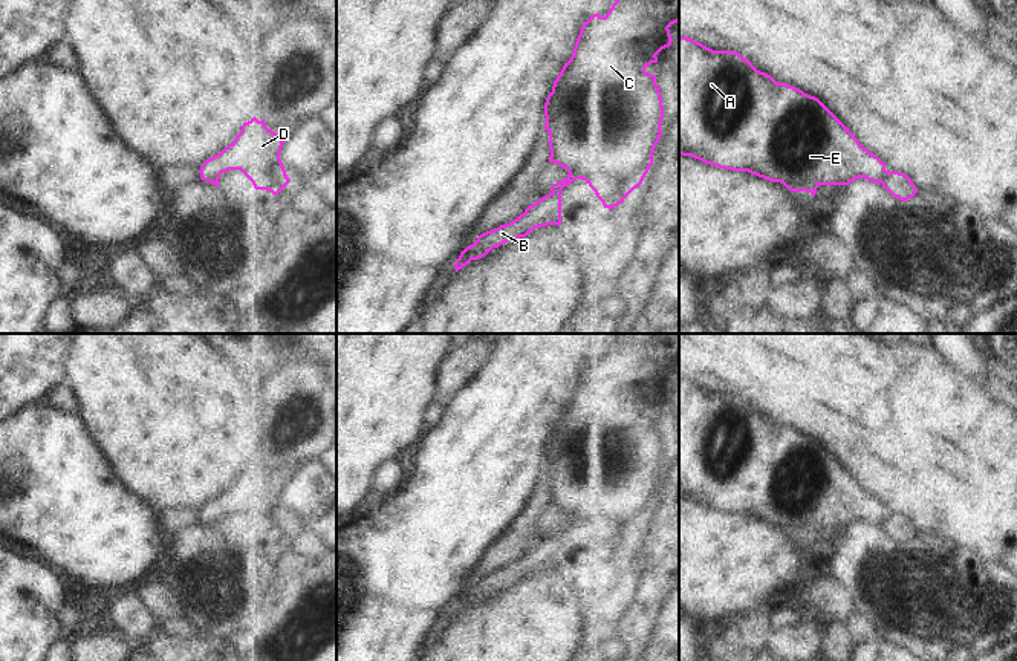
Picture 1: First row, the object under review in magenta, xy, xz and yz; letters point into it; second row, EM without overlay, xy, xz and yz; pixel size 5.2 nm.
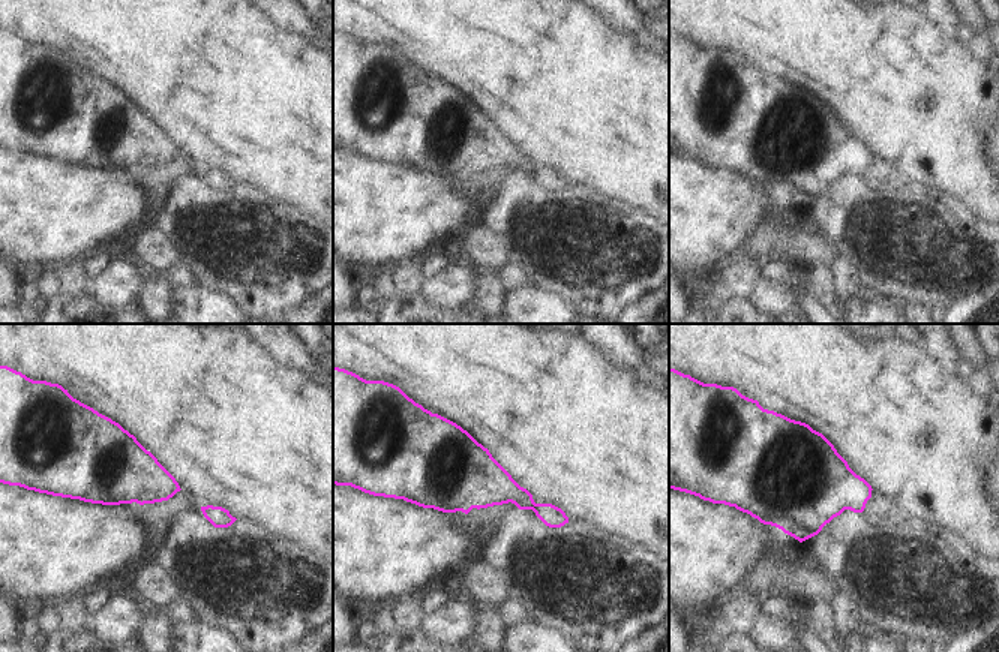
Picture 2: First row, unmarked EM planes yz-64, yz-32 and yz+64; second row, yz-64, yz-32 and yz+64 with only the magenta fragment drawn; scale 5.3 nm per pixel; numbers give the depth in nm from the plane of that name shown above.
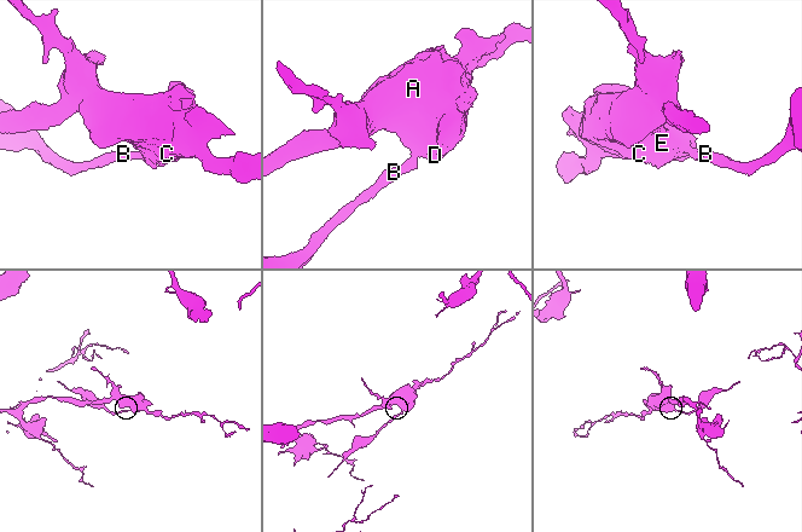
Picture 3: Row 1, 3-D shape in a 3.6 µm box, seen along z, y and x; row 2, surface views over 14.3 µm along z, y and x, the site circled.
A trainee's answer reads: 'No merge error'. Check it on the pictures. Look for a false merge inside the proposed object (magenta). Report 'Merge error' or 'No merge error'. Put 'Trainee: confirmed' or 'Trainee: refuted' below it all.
Merge error
Trainee: refuted

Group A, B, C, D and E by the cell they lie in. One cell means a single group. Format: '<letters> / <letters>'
A C D E / B

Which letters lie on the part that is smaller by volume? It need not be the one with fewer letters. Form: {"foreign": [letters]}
{"foreign": ["B"]}

